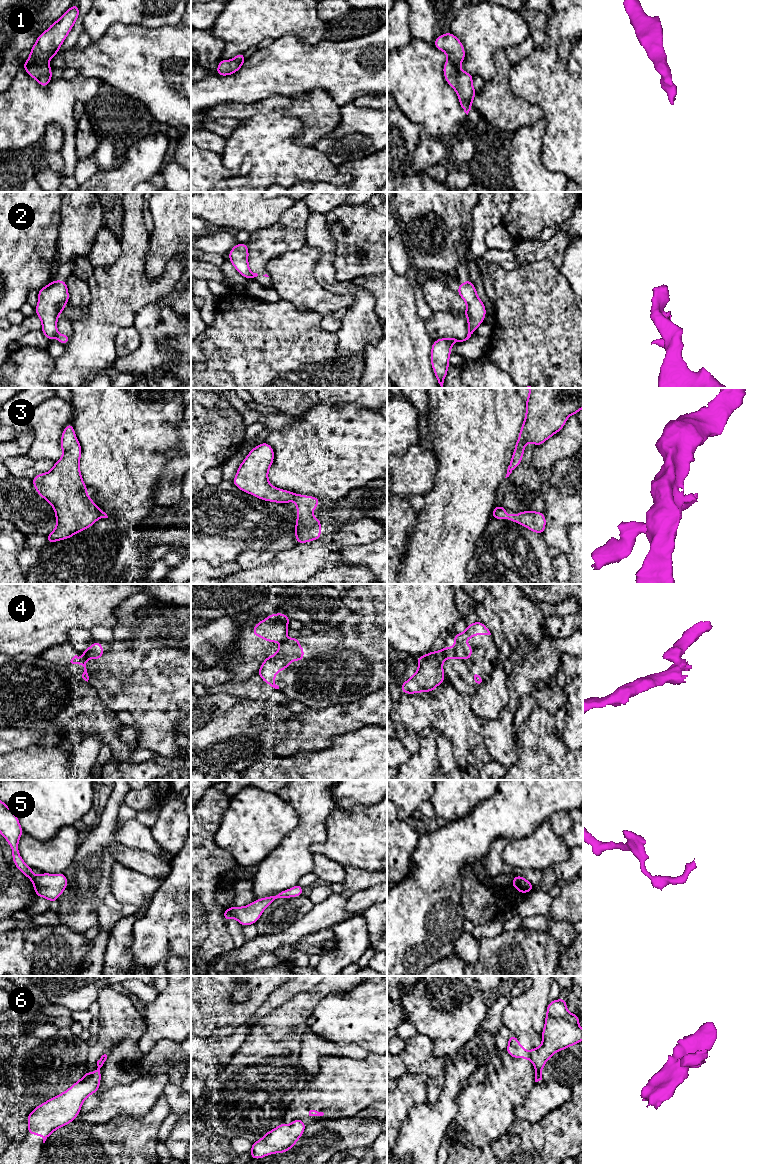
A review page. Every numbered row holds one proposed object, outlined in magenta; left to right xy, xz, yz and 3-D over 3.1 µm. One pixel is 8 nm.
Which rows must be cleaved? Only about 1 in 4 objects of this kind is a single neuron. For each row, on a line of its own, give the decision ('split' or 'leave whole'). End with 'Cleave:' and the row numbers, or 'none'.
1: leave whole
2: split
3: split
4: split
5: split
6: split
Cleave: 2, 3, 4, 5, 6

